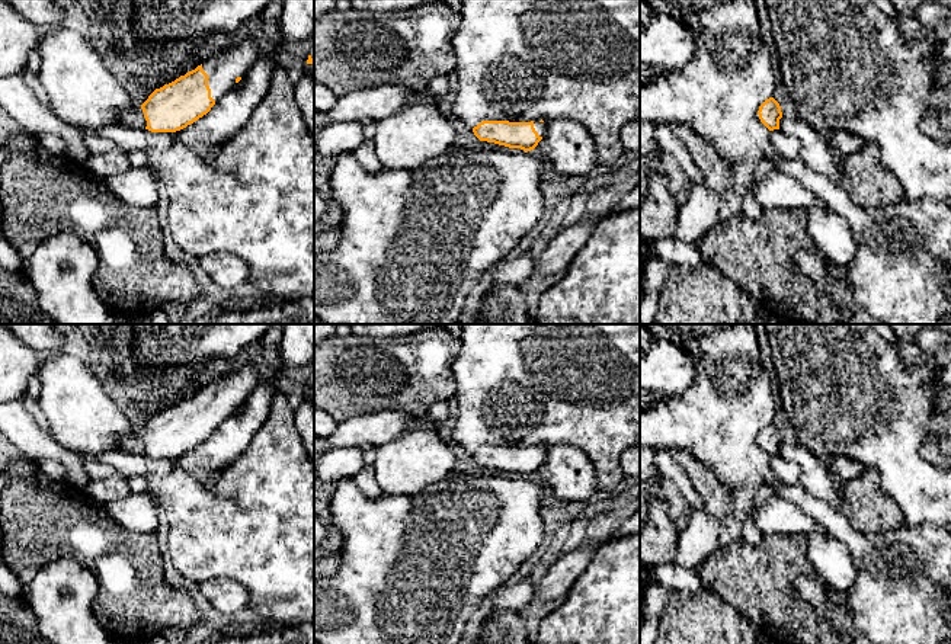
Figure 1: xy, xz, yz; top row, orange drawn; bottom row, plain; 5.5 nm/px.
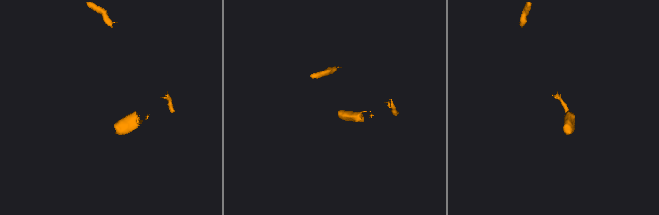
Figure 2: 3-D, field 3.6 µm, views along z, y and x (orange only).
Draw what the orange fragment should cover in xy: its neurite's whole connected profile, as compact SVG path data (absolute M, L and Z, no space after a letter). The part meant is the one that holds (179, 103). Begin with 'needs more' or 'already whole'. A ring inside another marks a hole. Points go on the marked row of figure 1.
needs more; M241 39L195 70L156 89L140 108L121 113L116 125L151 132L180 131L206 115L241 80L259 55L256 39Z

